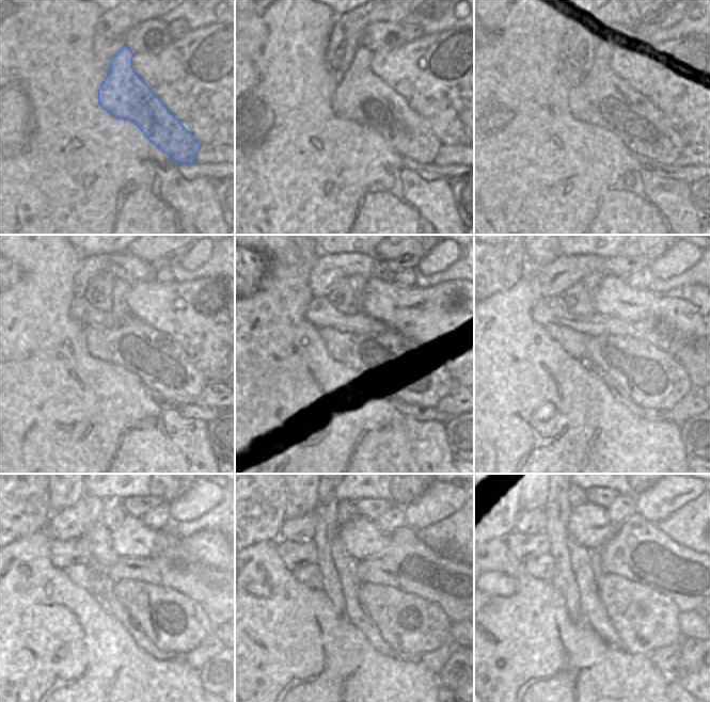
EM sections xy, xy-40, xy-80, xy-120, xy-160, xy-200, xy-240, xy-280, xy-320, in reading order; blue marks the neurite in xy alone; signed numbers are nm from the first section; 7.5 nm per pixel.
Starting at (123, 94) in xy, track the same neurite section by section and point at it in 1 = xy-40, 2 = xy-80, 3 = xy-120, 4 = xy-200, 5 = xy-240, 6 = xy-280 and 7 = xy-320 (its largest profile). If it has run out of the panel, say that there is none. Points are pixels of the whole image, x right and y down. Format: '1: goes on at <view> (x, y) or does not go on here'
1: goes on at xy-40 (361, 96)
2: goes on at xy-80 (603, 99)
3: goes on at xy-120 (159, 362)
4: goes on at xy-200 (652, 379)
5: goes on at xy-240 (173, 622)
6: goes on at xy-280 (412, 625)
7: goes on at xy-320 (645, 620)

